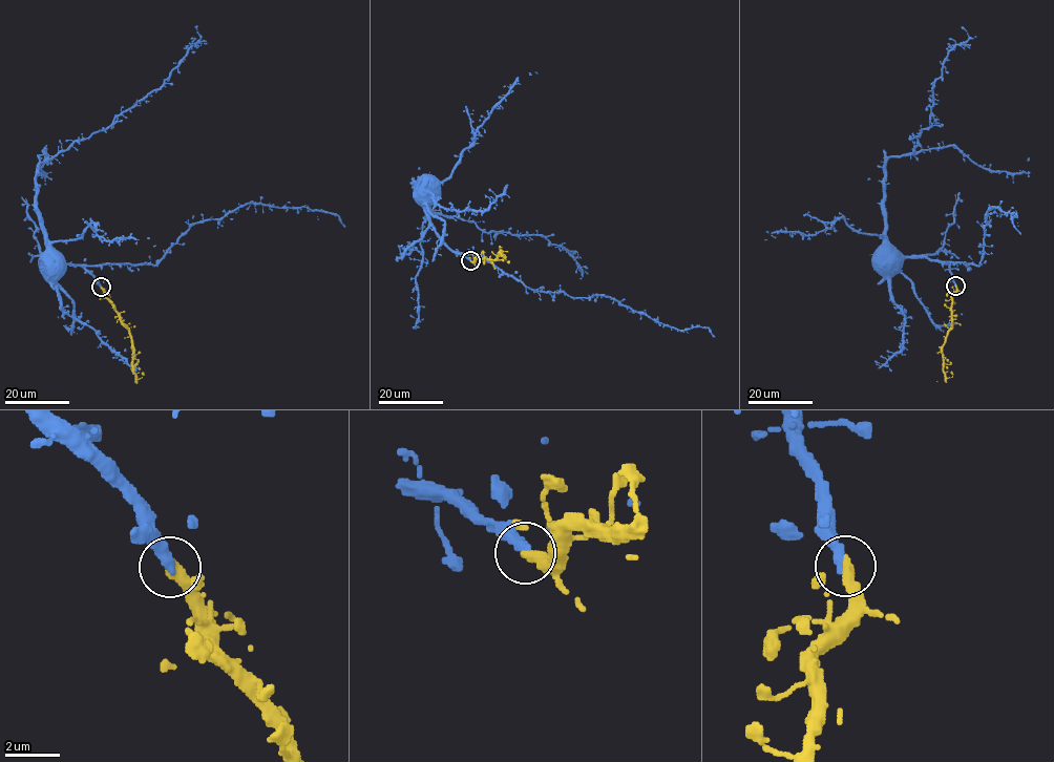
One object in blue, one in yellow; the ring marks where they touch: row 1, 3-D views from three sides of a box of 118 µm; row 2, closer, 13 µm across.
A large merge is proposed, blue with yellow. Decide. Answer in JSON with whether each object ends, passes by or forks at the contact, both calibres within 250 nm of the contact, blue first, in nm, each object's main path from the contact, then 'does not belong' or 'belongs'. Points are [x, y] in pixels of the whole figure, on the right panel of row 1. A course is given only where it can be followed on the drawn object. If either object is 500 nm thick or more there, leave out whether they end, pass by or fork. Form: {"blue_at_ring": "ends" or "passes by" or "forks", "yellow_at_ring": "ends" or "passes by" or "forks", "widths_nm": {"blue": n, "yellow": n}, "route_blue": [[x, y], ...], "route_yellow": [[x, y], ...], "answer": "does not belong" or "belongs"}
{"blue_at_ring": "ends", "yellow_at_ring": "ends", "widths_nm": {"blue": 440, "yellow": 440}, "route_blue": [[955, 284], [946, 262], [889, 242], [884, 207], [885, 163], [930, 125], [943, 61], [969, 38], [961, 27]], "route_yellow": [[955, 284], [951, 326], [942, 348], [943, 369], [947, 378], [952, 376], [951, 371]], "answer": "belongs"}

